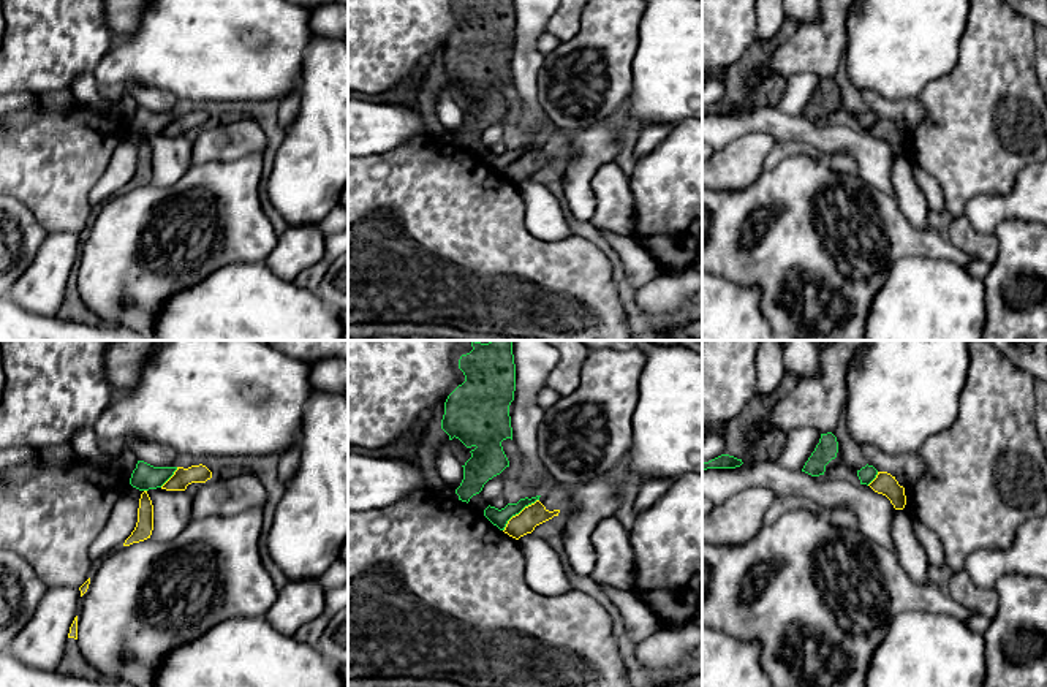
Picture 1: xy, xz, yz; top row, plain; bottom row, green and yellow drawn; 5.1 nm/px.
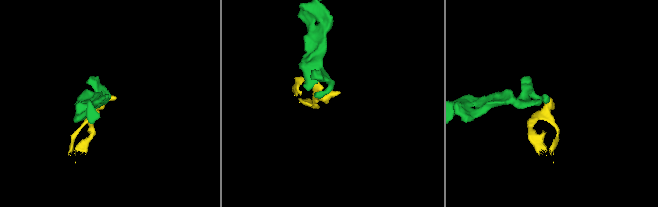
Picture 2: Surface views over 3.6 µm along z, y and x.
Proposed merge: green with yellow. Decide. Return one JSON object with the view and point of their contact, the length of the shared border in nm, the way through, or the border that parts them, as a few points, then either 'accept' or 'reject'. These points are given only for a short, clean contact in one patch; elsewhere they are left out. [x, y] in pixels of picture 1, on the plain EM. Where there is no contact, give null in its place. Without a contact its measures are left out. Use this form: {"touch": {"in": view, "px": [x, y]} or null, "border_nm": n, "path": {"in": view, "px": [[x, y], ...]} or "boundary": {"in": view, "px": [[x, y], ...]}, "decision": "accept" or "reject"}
{"touch": {"in": "xz", "px": [517, 159]}, "border_nm": 240, "boundary": {"in": "xz", "px": [[538, 144], [516, 159], [503, 176]]}, "decision": "reject"}

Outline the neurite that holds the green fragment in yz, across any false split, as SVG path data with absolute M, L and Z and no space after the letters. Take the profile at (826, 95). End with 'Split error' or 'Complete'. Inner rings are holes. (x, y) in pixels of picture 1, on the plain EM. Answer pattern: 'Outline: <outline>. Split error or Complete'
Outline: M832 78L821 79L819 89L805 108L802 117L819 122L824 120L826 111L837 103L838 87Z. Complete

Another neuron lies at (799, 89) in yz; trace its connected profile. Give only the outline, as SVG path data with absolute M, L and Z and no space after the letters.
M810 71L786 76L784 92L778 100L777 109L788 116L800 117L819 84L821 78Z

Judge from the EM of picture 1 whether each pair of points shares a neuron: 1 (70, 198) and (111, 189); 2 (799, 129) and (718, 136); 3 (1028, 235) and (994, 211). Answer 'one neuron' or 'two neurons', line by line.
1: two neurons
2: one neuron
3: two neurons

